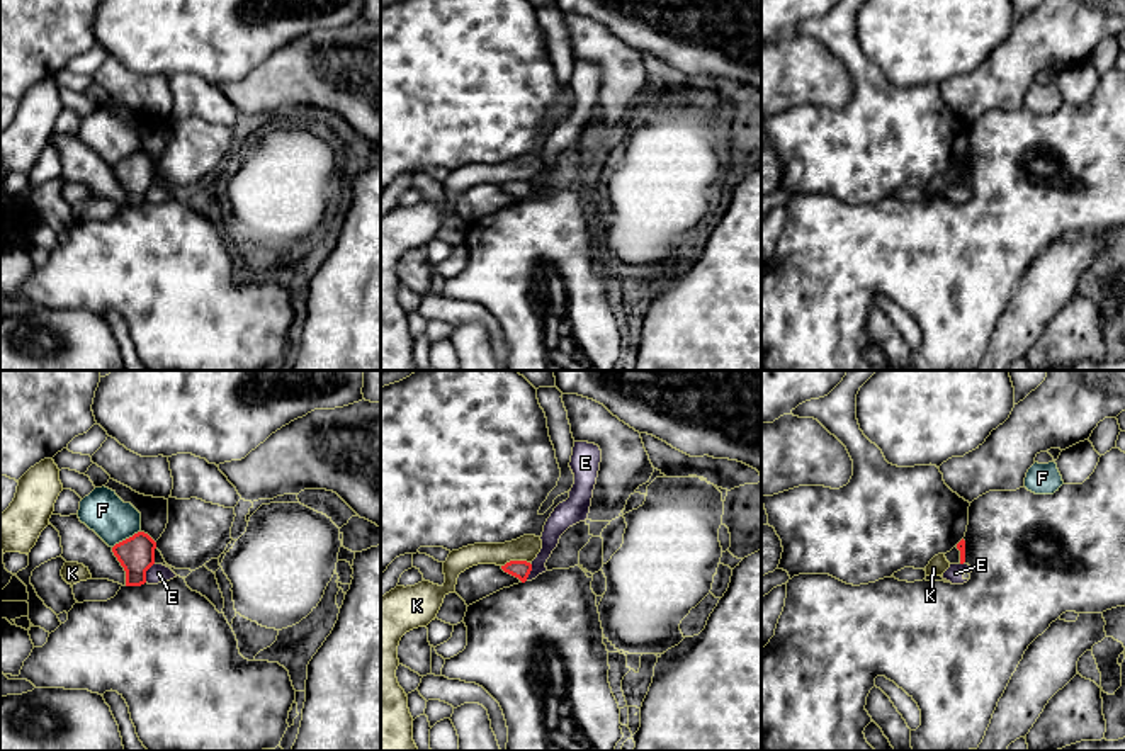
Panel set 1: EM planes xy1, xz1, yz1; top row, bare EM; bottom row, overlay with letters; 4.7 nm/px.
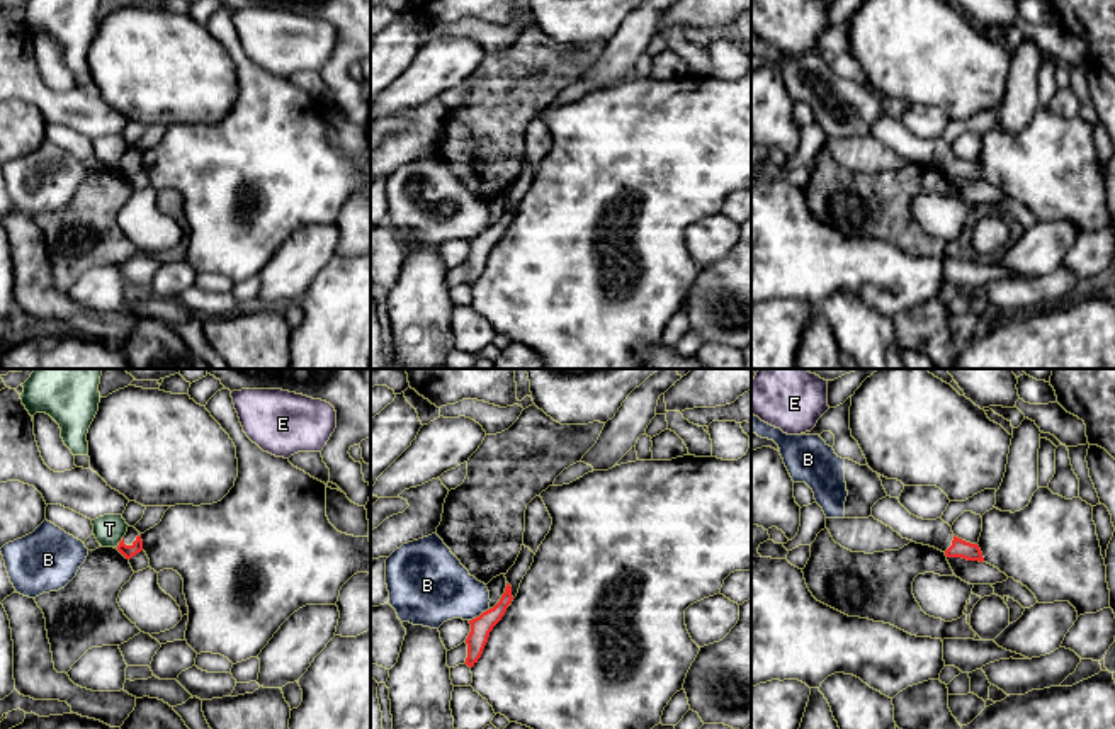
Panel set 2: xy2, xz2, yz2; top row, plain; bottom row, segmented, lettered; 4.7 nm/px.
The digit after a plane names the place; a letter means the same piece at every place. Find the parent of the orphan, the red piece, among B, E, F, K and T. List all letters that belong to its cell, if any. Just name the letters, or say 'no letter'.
no letter

